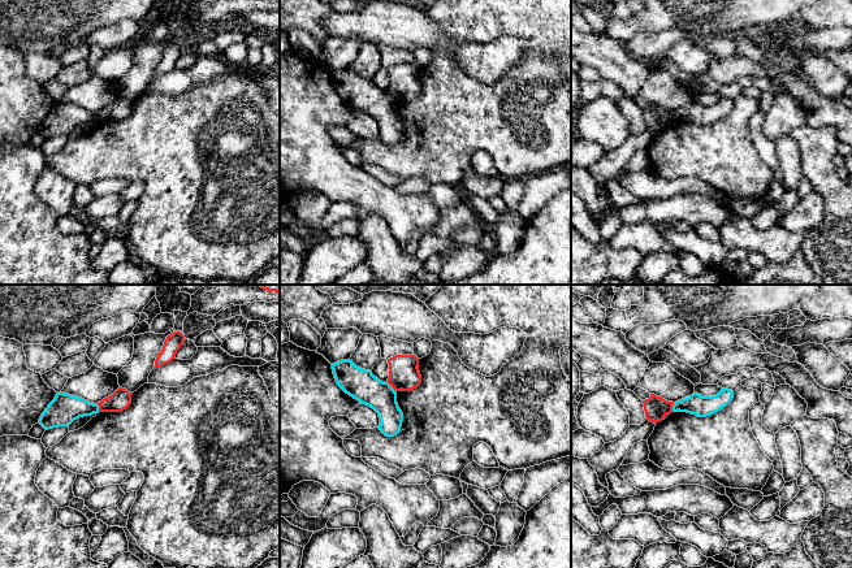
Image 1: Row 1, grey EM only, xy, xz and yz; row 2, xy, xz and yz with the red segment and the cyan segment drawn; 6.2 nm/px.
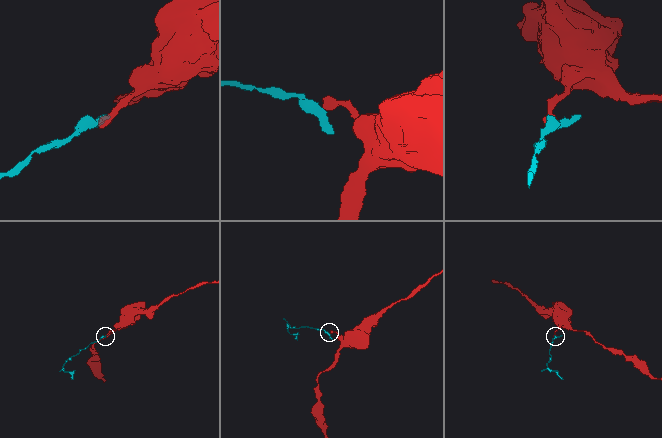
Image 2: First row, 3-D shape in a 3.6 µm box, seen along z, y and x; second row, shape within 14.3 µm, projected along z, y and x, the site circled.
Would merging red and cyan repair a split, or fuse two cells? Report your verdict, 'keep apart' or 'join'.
keep apart

